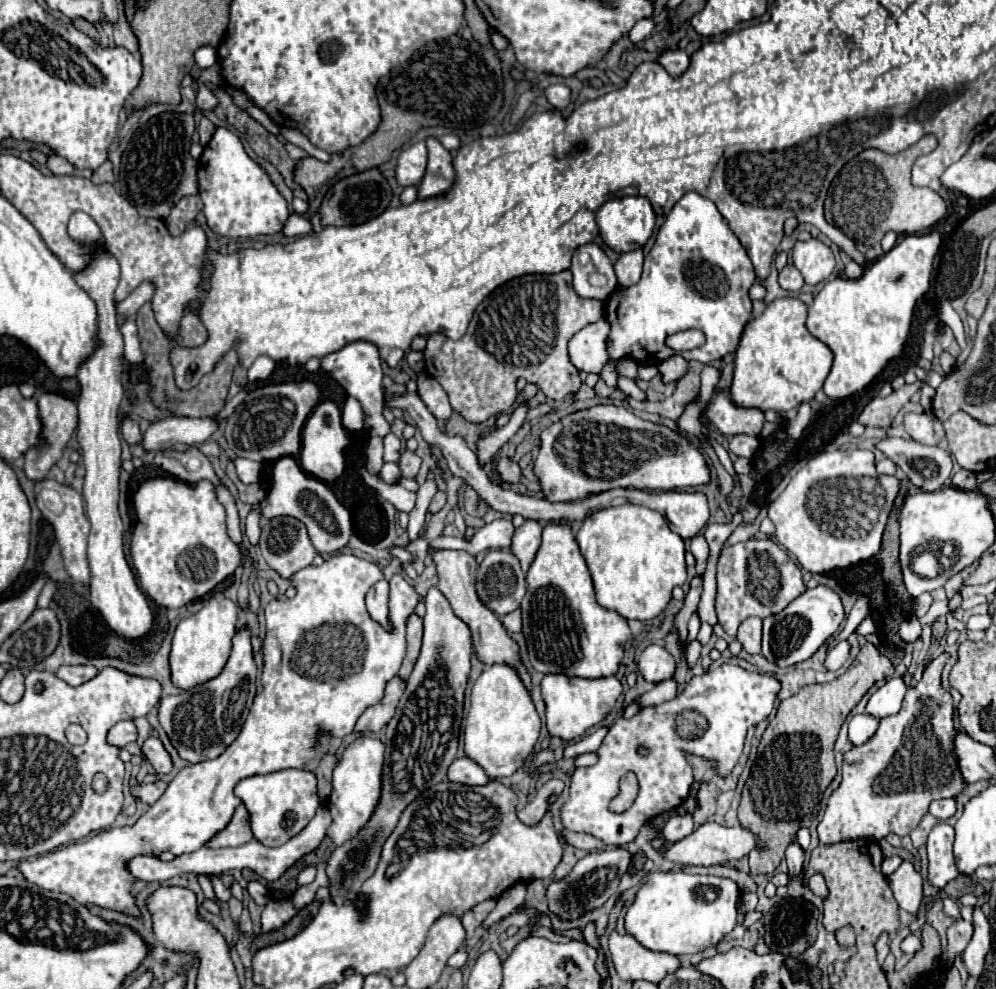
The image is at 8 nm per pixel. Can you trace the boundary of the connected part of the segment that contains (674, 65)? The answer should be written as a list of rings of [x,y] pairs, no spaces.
[[[664,48],[658,54],[658,64],[664,66],[664,69],[674,78],[680,77],[688,68],[688,54],[680,48]]]

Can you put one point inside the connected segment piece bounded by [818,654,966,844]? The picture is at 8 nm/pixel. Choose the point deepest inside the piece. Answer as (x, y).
(880, 792)

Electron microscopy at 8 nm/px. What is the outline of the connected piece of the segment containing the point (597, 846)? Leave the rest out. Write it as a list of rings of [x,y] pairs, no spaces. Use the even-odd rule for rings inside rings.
[[[564,832],[564,838],[566,838],[566,842],[570,842],[572,846],[576,846],[576,848],[582,848],[582,850],[602,850],[604,848],[604,844],[598,840],[598,838],[594,838],[594,836],[590,836],[590,834],[572,834],[572,832]]]

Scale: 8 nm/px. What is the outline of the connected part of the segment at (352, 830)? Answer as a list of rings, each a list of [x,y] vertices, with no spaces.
[[[360,736],[346,746],[340,760],[334,766],[332,776],[332,794],[328,798],[328,810],[332,814],[332,824],[328,836],[336,846],[354,838],[358,830],[368,822],[372,810],[378,804],[380,786],[382,786],[382,762],[384,762],[384,744],[372,736]]]

